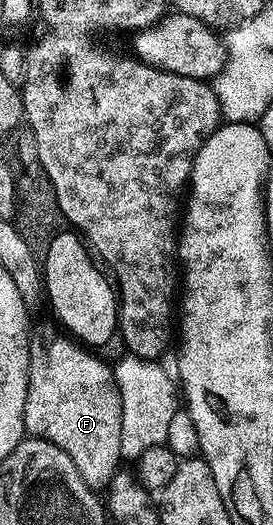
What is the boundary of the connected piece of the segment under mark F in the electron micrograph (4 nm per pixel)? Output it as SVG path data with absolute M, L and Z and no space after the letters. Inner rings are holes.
M38 336L30 339L28 392L24 400L26 434L48 440L68 452L89 486L106 488L124 462L120 448L120 392L111 363L101 362L94 355L97 353L66 338L51 342Z

